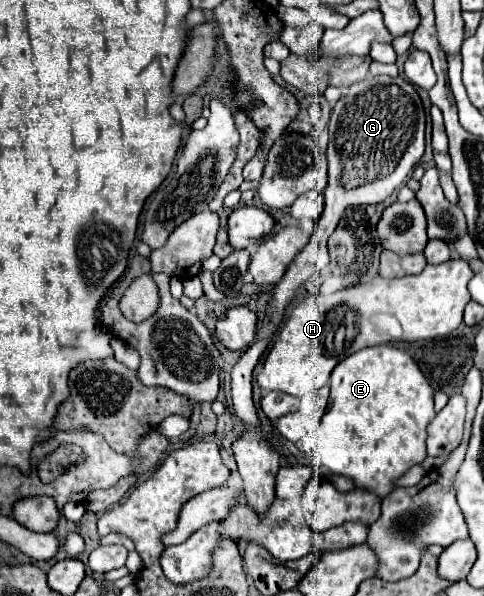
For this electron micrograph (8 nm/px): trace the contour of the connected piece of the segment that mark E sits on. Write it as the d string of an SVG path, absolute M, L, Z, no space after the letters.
M371 346L347 356L331 372L329 408L319 428L301 444L309 458L327 466L335 474L353 478L357 488L371 490L383 498L393 490L393 482L405 474L409 466L420 464L427 457L425 428L433 416L433 388L419 370L417 362L405 350L395 346Z

